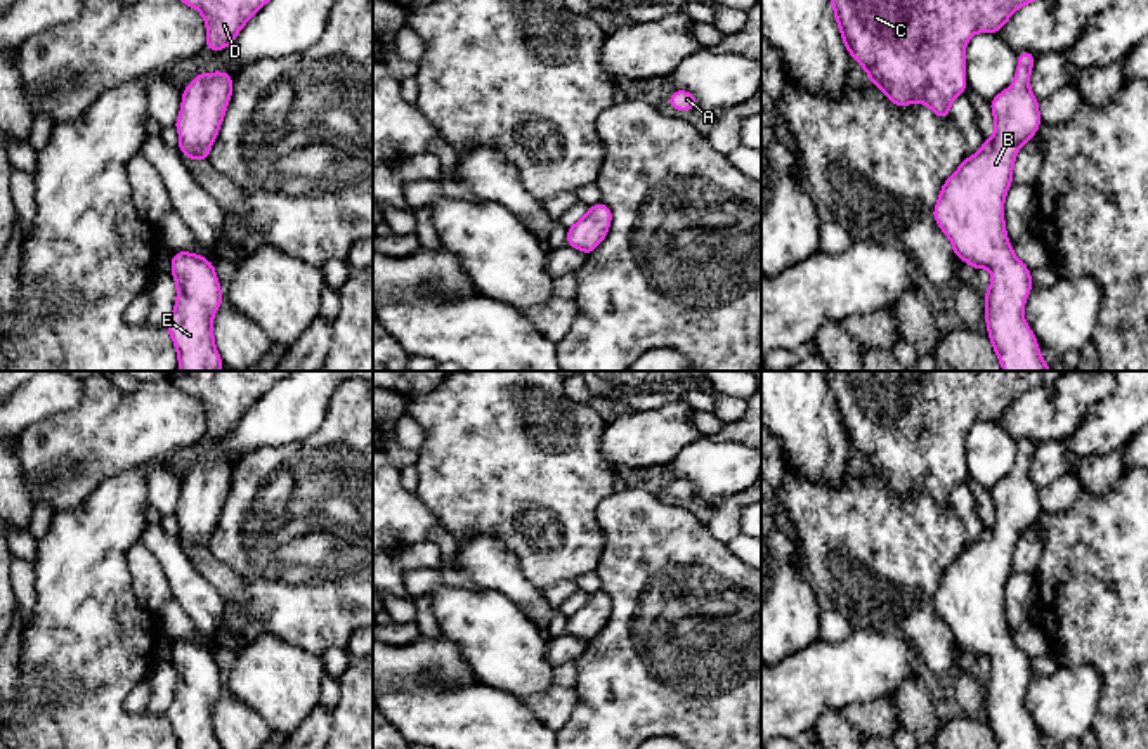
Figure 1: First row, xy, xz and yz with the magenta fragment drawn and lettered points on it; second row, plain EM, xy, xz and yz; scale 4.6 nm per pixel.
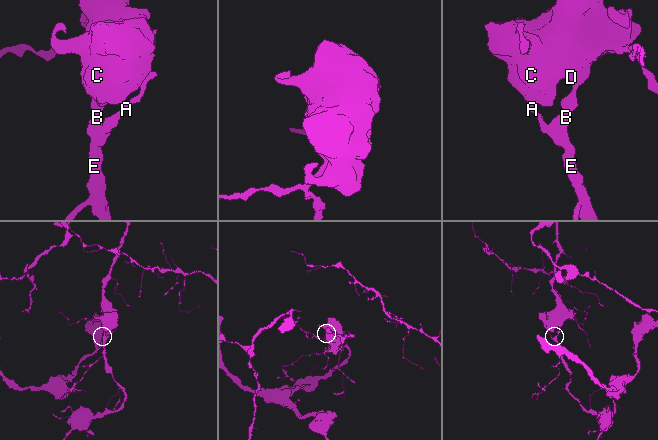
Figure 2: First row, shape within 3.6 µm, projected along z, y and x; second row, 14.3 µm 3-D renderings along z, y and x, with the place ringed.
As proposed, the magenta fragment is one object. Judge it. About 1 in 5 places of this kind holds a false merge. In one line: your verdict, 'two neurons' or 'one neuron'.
one neuron

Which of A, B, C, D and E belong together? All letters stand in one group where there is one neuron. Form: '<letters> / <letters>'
A B C D E

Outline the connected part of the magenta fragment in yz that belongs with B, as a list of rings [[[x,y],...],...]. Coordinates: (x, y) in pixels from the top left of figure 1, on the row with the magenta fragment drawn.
[[[1018,52],[1013,85],[990,101],[994,135],[945,180],[933,210],[956,258],[992,272],[985,291],[985,321],[1004,371],[1051,371],[1023,319],[1032,276],[1016,258],[1004,224],[1004,198],[1016,154],[1042,123],[1039,101],[1030,92],[1034,62],[1032,52]]]

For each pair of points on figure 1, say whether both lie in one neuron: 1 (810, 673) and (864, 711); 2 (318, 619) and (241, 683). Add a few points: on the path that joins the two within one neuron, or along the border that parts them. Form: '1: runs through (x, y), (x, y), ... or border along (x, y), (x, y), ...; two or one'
1: border along (890, 697), (850, 703), (841, 711); two
2: border along (264, 633), (271, 633), (318, 656); two

